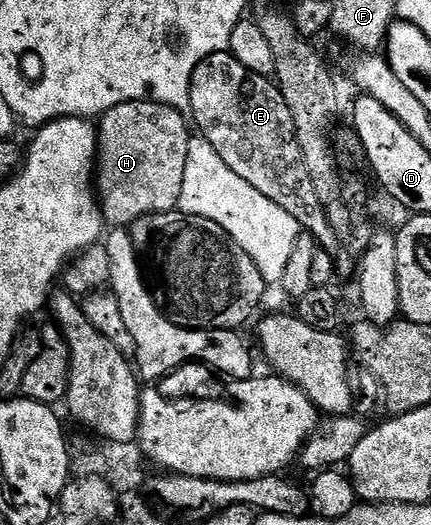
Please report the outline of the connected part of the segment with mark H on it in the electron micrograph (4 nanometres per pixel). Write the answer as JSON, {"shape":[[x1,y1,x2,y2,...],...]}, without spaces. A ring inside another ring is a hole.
{"shape":[[131,101,122,103,110,111,106,111,98,121,98,148,96,151,96,172,94,174,94,184,98,190,98,200,100,202,100,212,104,214,105,222,112,227,131,227,138,219,142,219,151,213,170,213,180,204,182,195,182,179,186,179,186,159,190,151,190,143,193,134,188,133,190,121,183,113,179,113,174,107,166,107,162,103,153,101]]}

